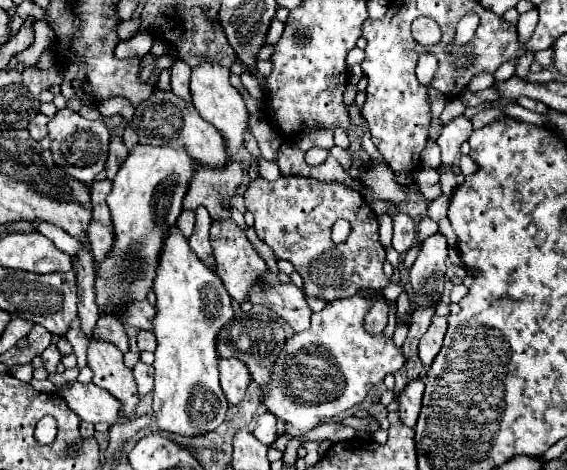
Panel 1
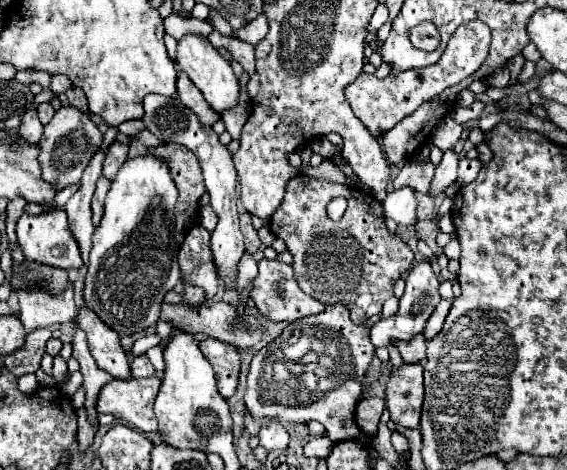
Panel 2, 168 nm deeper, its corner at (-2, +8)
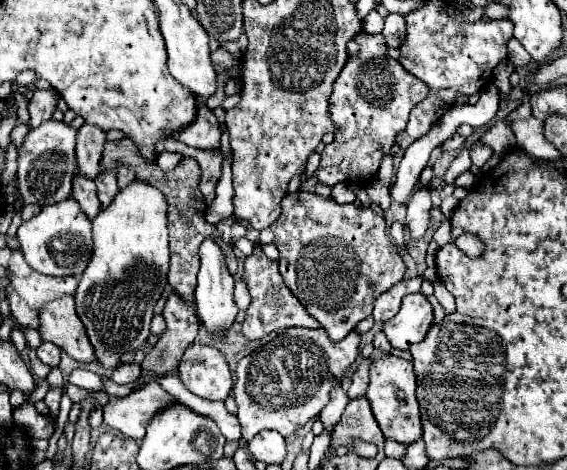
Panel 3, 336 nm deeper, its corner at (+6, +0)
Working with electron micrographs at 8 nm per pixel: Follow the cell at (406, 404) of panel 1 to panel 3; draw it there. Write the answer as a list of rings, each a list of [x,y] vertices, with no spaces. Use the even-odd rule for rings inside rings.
[[[384,355],[380,359],[374,359],[370,365],[370,387],[366,391],[366,399],[370,401],[372,413],[386,439],[394,439],[398,443],[410,445],[422,437],[420,409],[416,401],[416,375],[410,361],[404,361],[394,355]]]

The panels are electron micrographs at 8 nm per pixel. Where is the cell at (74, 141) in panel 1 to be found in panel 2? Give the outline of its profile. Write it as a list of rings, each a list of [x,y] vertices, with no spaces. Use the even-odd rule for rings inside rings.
[[[68,105],[56,111],[52,121],[44,125],[44,133],[40,139],[40,167],[42,167],[42,179],[50,183],[56,191],[66,189],[68,185],[76,185],[82,177],[82,171],[86,169],[90,157],[98,151],[98,145],[102,143],[102,131],[98,125],[76,107]]]

